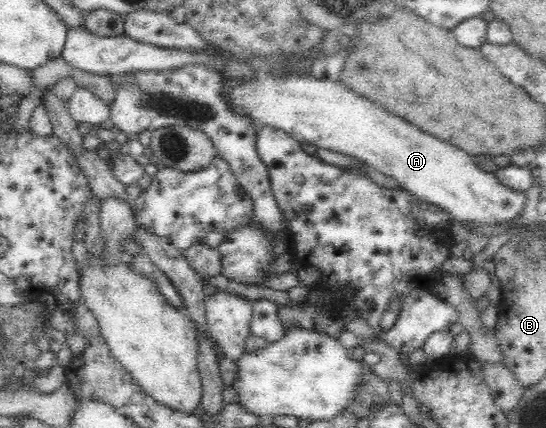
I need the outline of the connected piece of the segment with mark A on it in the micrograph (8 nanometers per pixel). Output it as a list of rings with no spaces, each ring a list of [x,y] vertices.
[[[261,72],[251,78],[229,78],[223,76],[222,87],[231,112],[246,117],[254,131],[262,127],[282,130],[301,144],[313,144],[319,149],[338,152],[356,158],[368,167],[372,167],[387,177],[398,181],[400,188],[412,193],[424,202],[442,207],[457,222],[482,222],[482,224],[498,224],[512,222],[524,208],[522,192],[513,191],[504,186],[494,172],[484,171],[474,163],[474,155],[456,148],[450,142],[422,132],[418,127],[403,118],[389,114],[384,108],[365,97],[355,94],[353,90],[328,79],[318,80],[311,74],[291,73],[285,76]]]

